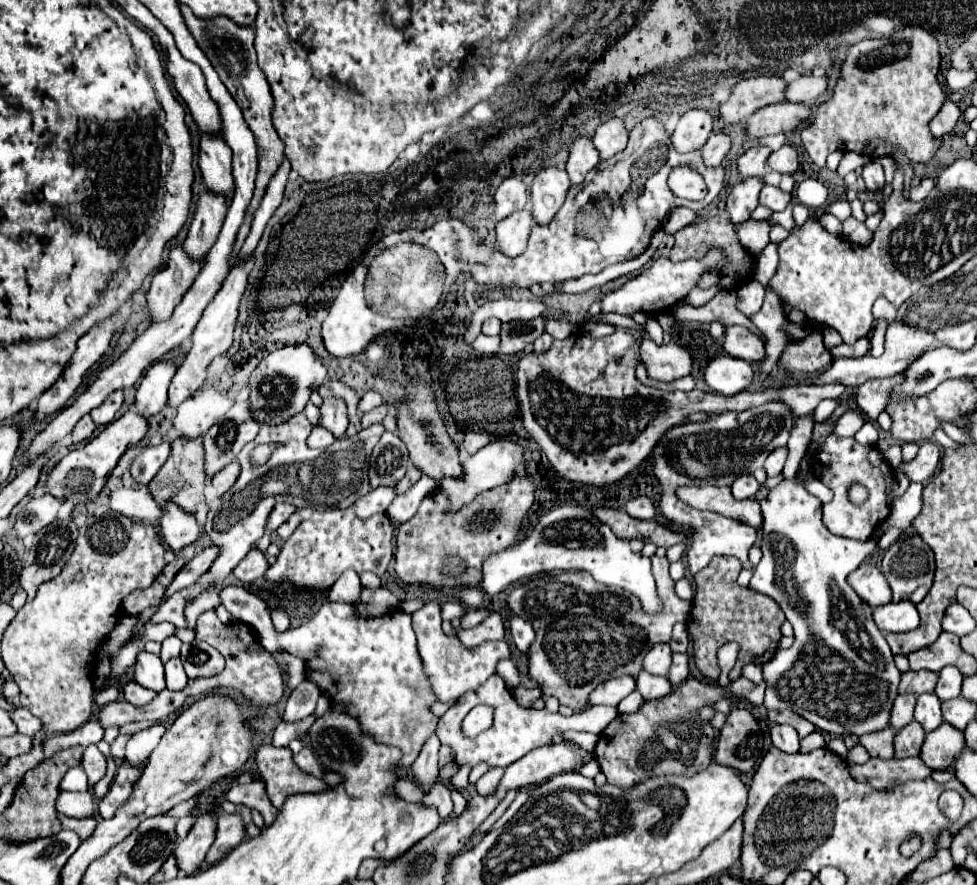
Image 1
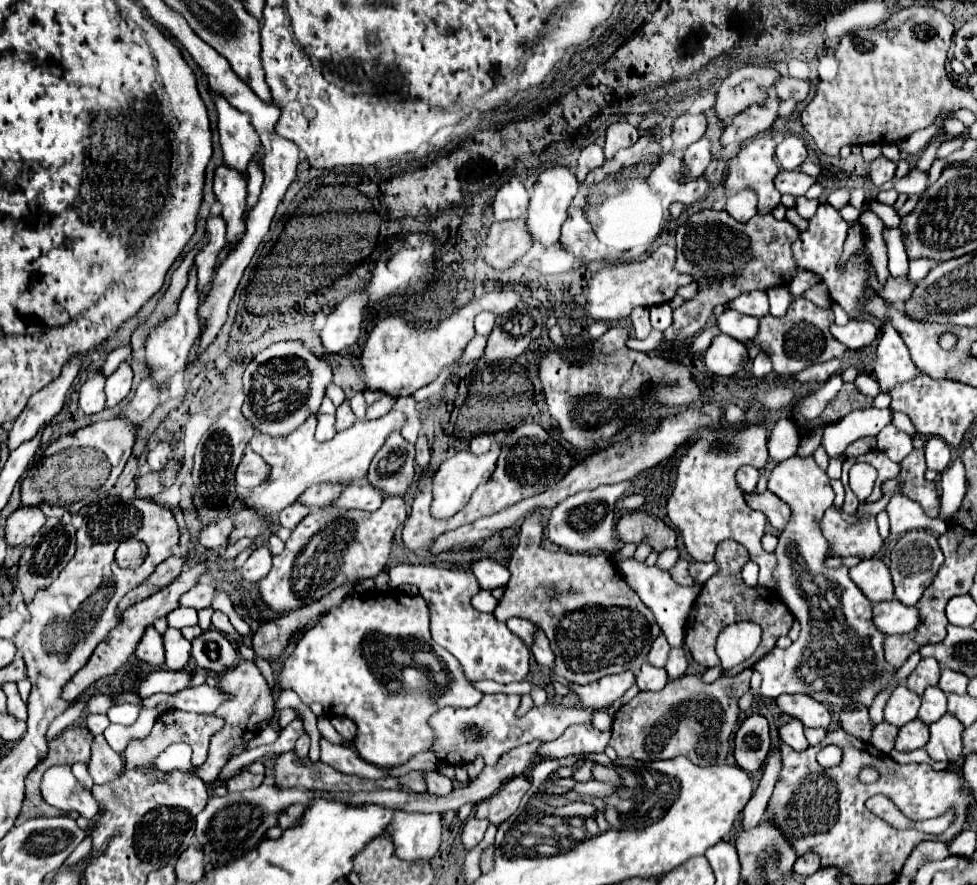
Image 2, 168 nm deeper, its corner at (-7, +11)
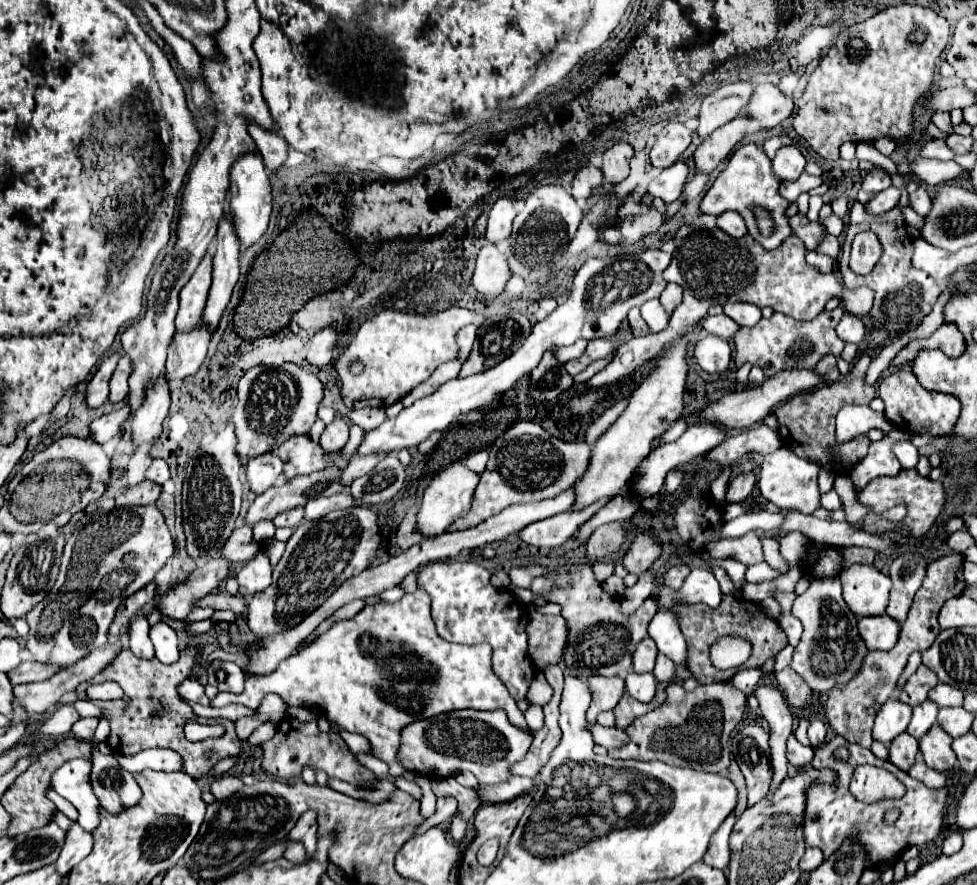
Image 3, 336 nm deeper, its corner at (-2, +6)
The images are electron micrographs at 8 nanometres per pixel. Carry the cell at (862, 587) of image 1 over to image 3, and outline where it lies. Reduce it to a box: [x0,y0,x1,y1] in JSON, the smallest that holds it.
[840,565,890,615]

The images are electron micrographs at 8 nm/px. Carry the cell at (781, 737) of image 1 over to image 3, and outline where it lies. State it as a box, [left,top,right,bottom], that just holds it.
[786,735,814,767]

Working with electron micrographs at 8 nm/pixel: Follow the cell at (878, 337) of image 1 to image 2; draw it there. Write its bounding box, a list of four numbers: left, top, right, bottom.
[909,258,935,280]

